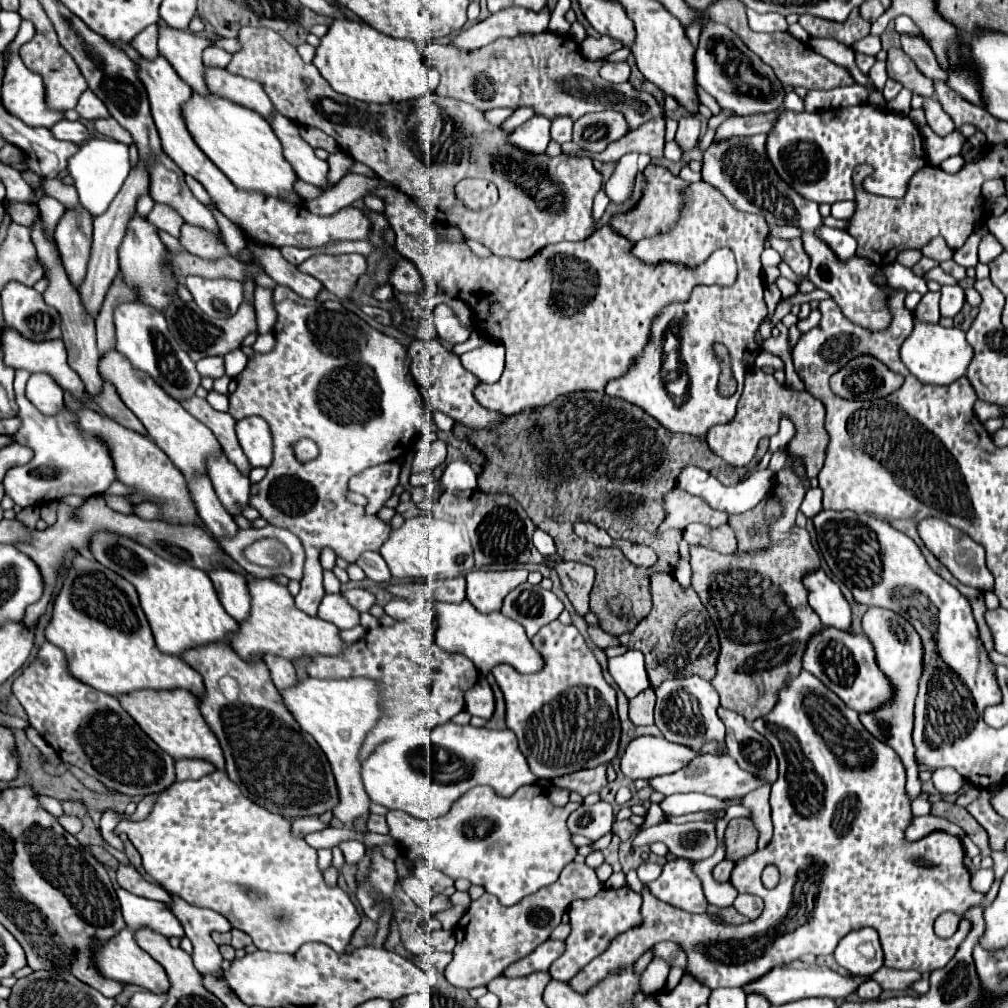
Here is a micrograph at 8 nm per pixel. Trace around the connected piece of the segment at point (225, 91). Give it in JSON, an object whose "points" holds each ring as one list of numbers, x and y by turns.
{"points":[[207,68,207,86,211,88,213,94,249,108,249,110,261,114,265,120,273,118,275,108,273,108,269,96,261,88,261,84,257,84,249,78,233,76,227,70,219,70,219,68,217,70]]}

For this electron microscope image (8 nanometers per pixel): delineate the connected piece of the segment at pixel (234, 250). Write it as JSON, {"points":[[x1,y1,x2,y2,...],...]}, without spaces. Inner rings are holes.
{"points":[[207,206,207,208,213,212,213,216,215,216,217,224,219,224,219,230,221,230,221,234,225,236,225,240,229,244,229,254,231,256,237,256,239,250,247,244,245,238,243,238,243,234,241,234,241,230,233,222,229,222,217,208,211,208,211,206]]}

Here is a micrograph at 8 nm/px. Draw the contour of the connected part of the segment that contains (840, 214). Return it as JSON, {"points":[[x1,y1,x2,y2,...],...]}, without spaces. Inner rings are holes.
{"points":[[845,200,845,202,837,202,831,206,831,216,833,218,851,218,855,214,857,204,853,200]]}

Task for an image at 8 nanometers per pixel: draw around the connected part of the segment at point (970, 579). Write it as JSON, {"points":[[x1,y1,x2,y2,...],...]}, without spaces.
{"points":[[927,518,919,526,919,536,925,542,925,546,935,554,935,558,965,586,977,588,981,592,991,592,993,590,993,574,985,566,985,550,977,542,973,542,967,534,961,534,957,528,949,526,943,520,937,518]]}

